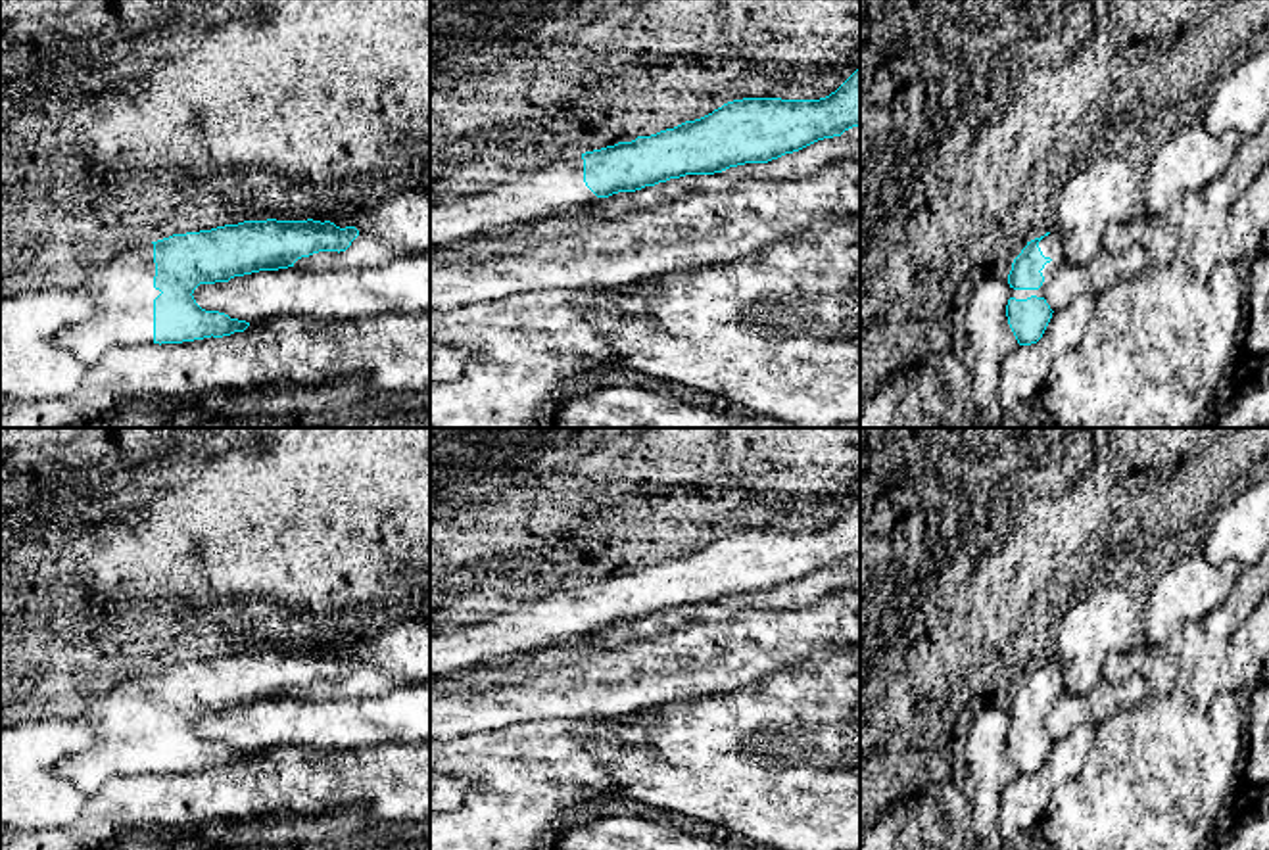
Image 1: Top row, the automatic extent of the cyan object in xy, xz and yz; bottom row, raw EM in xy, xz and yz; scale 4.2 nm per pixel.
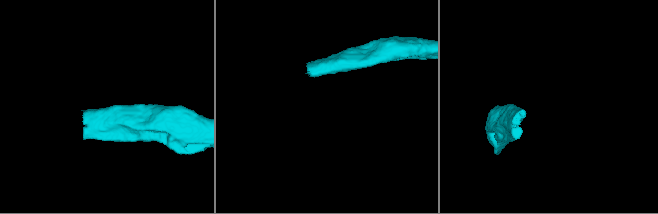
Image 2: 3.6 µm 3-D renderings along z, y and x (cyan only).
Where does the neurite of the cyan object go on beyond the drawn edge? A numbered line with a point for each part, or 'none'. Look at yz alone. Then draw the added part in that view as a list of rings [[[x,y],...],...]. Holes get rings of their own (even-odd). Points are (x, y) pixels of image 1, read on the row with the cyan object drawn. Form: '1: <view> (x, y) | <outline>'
1: yz (1053, 246) | [[[1050,232],[1039,242],[1039,248],[1044,257],[1050,257],[1052,261],[1044,265],[1041,271],[1044,276],[1044,282],[1039,290],[1014,290],[1010,288],[1010,297],[1016,299],[1027,299],[1031,295],[1044,297],[1044,286],[1052,280],[1054,272],[1065,263],[1065,253],[1064,253],[1064,238],[1060,232]]]

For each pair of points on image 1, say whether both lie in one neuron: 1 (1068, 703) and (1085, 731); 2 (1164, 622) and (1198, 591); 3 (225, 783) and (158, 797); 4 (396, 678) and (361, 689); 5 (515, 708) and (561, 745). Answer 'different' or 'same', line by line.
1: different
2: same
3: same
4: same
5: different

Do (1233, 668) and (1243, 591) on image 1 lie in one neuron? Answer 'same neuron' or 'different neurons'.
different neurons

